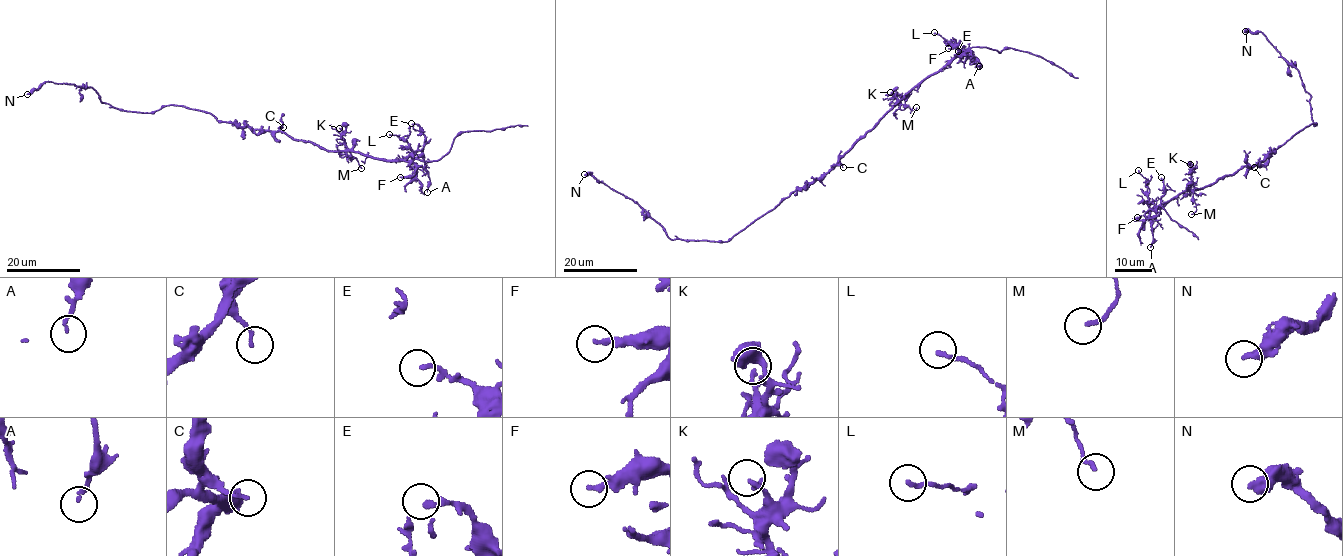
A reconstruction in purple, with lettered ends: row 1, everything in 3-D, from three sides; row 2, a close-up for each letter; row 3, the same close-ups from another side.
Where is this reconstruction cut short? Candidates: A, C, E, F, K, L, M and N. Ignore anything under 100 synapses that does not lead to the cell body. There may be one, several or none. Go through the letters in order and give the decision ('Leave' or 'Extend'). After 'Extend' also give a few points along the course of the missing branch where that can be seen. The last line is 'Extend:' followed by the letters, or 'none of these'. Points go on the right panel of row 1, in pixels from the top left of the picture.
A: Leave
C: Leave
E: Leave
F: Leave
K: Leave
L: Leave
M: Leave
N: Leave
Extend: none of these

